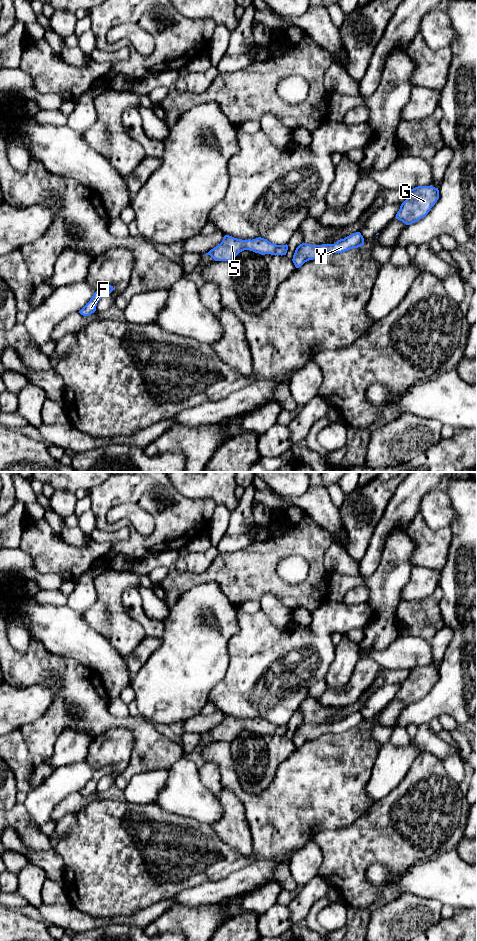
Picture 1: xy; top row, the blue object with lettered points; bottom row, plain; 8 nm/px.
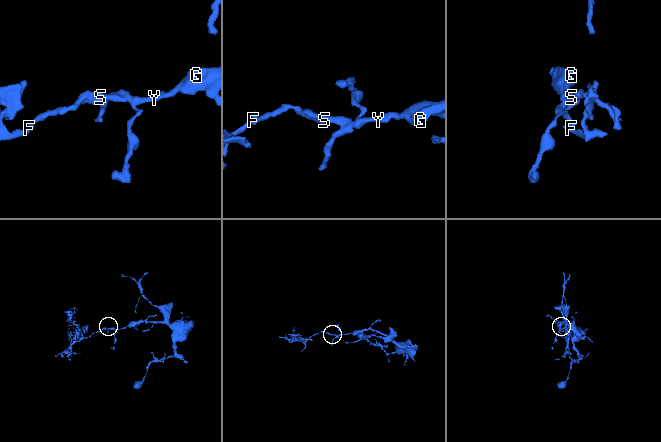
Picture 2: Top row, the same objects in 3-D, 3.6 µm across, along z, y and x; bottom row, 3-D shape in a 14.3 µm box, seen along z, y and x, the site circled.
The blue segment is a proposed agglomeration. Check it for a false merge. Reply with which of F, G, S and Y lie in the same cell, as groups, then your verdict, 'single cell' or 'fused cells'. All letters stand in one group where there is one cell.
F G S Y; single cell

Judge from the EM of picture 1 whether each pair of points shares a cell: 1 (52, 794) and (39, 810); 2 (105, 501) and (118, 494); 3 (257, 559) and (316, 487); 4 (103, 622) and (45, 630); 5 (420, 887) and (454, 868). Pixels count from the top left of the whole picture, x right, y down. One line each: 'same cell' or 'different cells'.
1: same cell
2: same cell
3: different cells
4: different cells
5: same cell

